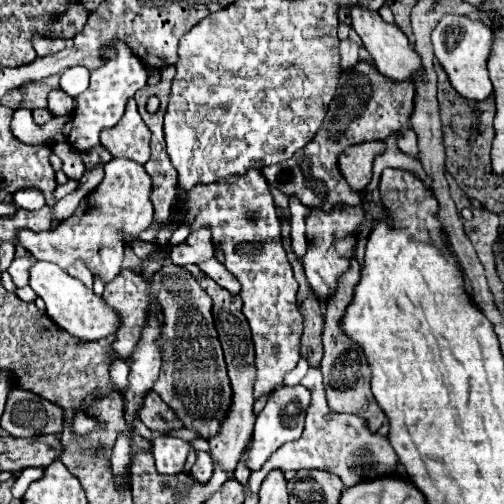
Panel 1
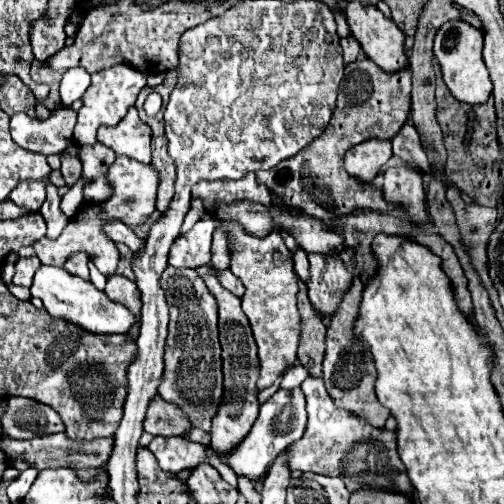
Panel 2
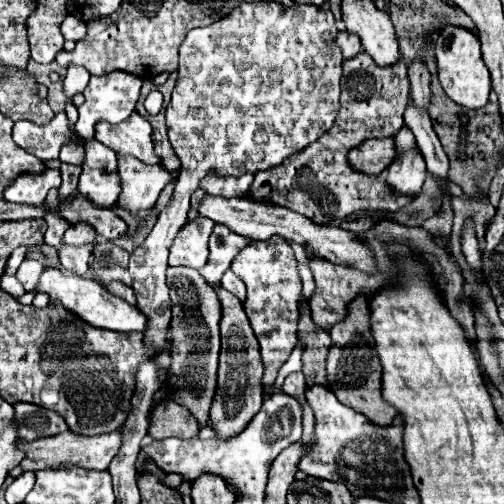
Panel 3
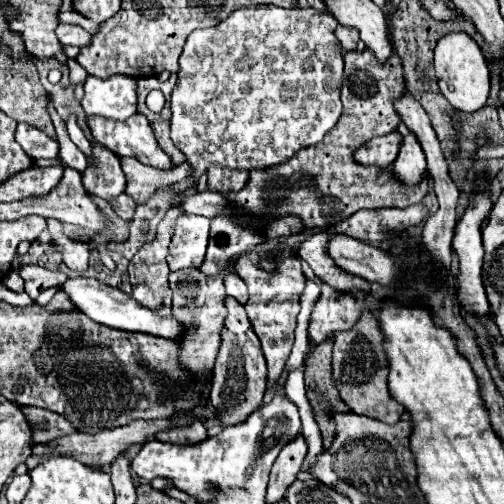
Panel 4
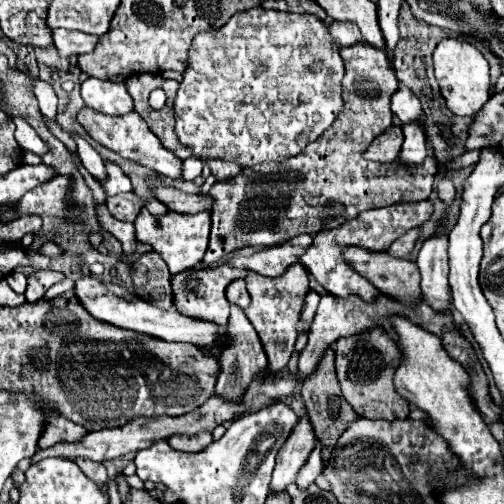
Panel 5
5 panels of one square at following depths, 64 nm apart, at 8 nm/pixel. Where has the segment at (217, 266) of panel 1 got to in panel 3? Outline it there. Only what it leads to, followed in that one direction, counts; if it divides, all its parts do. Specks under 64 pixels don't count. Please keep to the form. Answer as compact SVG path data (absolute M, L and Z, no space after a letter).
M230 270L222 276L222 288L226 288L228 292L232 292L240 300L246 298L246 286L244 286L244 282L236 274L232 274Z

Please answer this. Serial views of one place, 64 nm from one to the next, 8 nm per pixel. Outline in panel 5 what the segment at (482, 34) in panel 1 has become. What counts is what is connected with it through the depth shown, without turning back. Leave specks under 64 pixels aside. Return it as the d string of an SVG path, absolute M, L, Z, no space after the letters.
M444 38L434 50L434 72L440 92L450 112L458 116L474 116L490 98L488 62L474 44L464 38Z

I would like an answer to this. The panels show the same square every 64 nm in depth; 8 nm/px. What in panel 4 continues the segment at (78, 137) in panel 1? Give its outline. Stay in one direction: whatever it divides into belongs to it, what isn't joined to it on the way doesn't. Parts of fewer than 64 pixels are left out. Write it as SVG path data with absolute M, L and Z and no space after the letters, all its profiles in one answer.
M114 74L106 80L88 76L84 84L82 108L86 116L126 120L136 114L136 96L136 78L124 74Z

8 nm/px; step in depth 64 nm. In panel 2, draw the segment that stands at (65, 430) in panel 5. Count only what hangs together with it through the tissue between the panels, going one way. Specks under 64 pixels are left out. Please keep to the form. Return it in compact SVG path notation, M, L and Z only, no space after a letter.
M8 396L6 412L2 416L4 434L10 438L36 438L46 434L64 432L64 424L60 414L32 398L24 396Z

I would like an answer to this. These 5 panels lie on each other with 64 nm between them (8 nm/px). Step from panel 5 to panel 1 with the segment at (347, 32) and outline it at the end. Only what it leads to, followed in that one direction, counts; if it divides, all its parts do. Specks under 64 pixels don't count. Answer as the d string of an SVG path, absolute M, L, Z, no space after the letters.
M352 40L340 42L340 68L348 70L358 62L358 44Z

